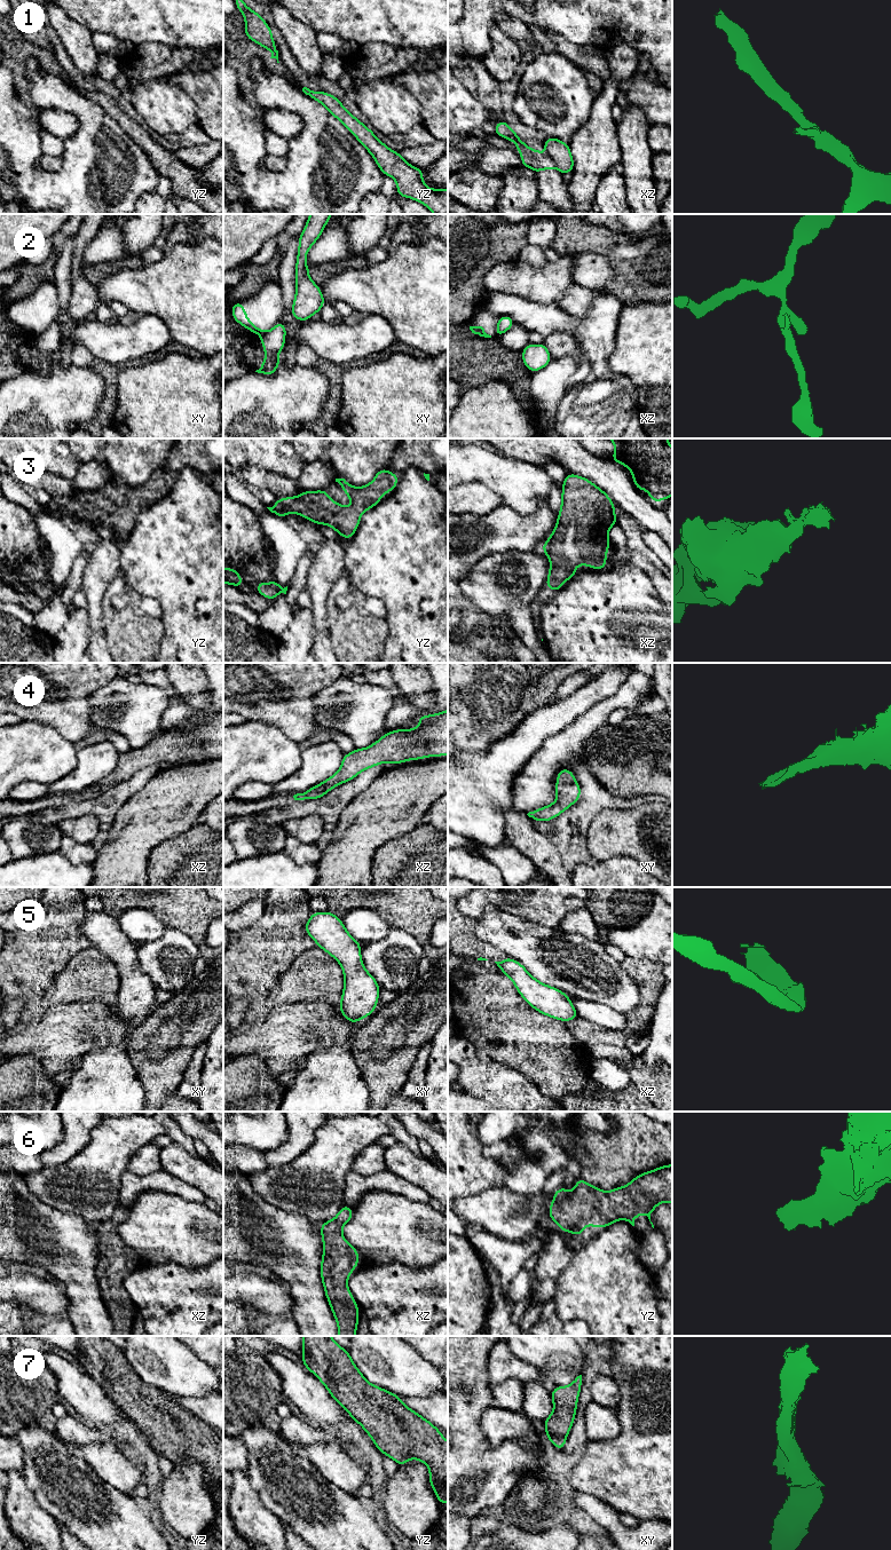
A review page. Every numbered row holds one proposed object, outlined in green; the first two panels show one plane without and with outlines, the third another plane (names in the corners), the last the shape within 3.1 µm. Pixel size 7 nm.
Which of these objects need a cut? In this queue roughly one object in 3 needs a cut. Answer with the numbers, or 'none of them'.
1, 2

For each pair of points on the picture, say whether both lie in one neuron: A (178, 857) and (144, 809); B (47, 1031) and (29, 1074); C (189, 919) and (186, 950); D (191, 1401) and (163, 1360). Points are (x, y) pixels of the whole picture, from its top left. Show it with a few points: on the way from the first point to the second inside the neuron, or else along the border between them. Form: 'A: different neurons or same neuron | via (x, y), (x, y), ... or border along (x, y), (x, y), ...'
A: different neurons | border along (190, 827), (157, 844), (151, 849), (148, 859)
B: different neurons | border along (12, 1056), (33, 1054), (41, 1069), (53, 1077)
C: different neurons | border along (166, 925), (179, 928), (197, 946)
D: different neurons | border along (211, 1392), (206, 1396), (175, 1397)

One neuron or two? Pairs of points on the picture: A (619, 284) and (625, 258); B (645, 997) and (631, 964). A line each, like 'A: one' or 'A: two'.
A: one
B: one

